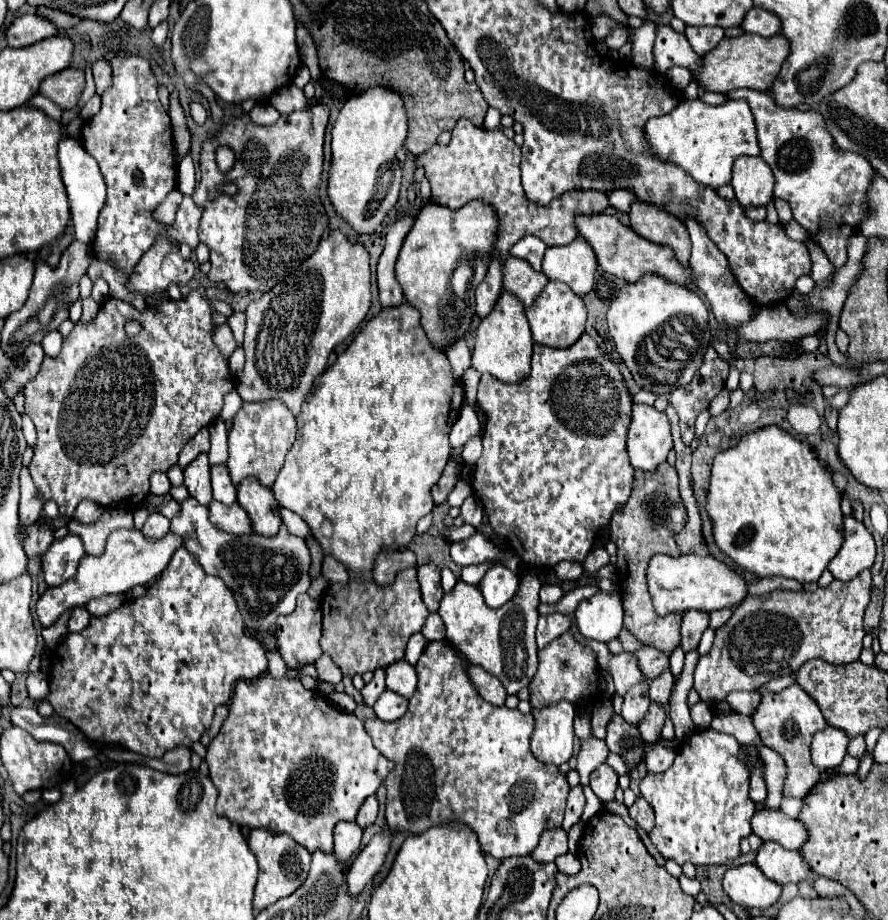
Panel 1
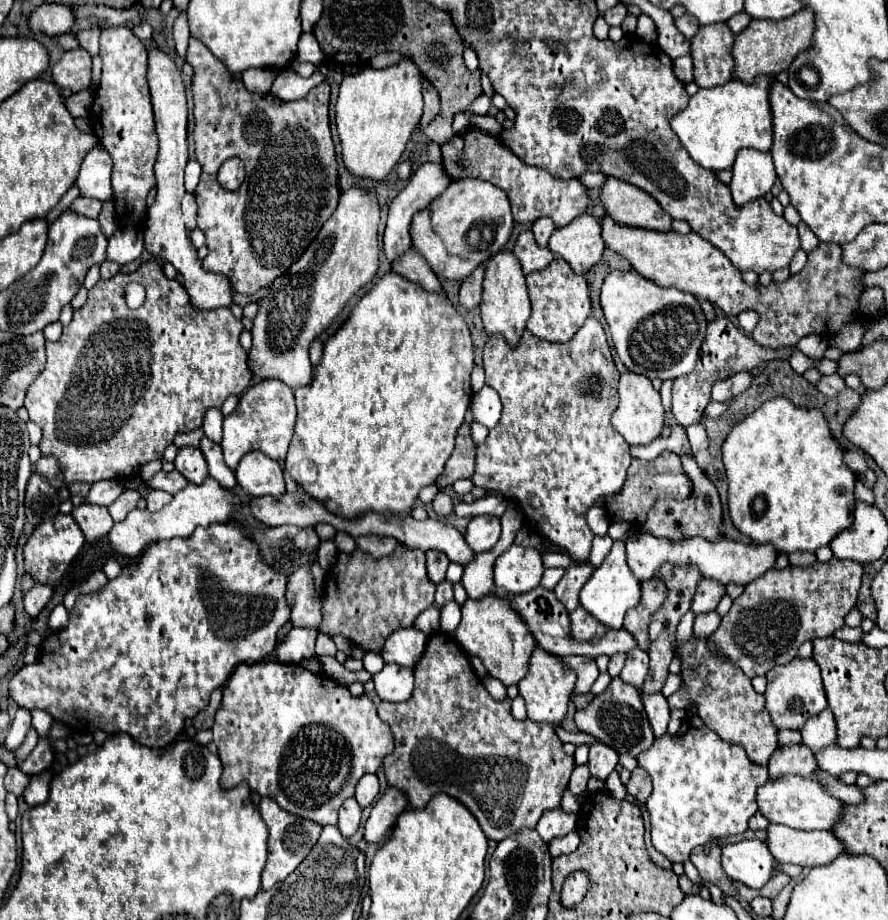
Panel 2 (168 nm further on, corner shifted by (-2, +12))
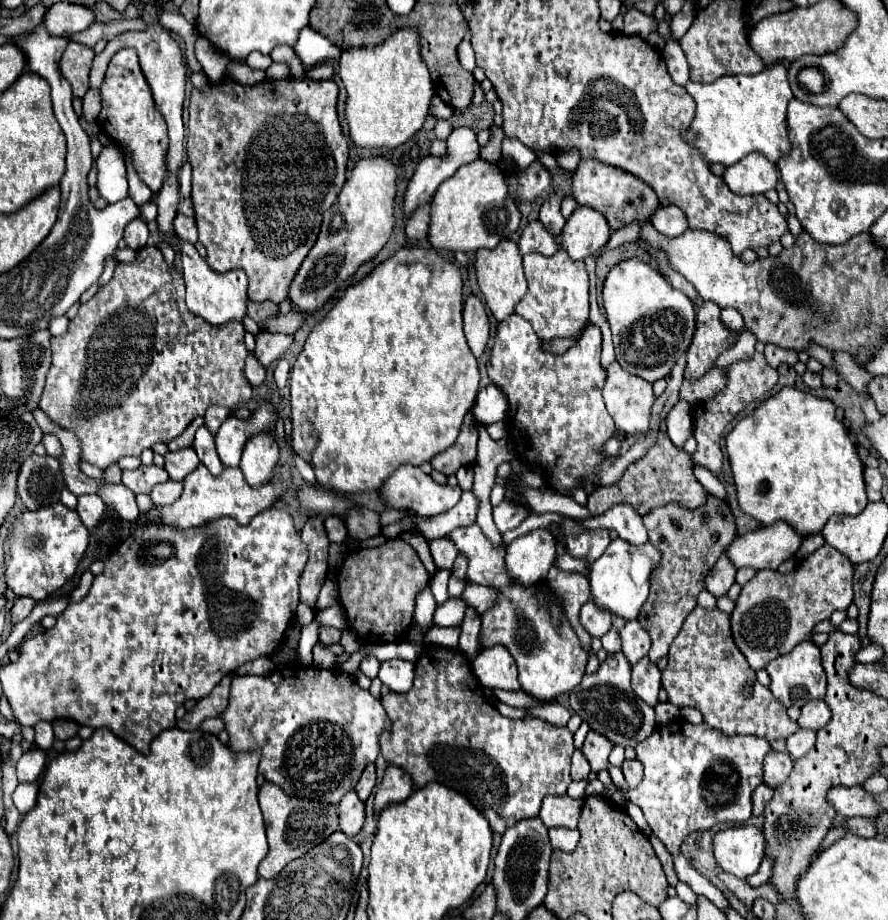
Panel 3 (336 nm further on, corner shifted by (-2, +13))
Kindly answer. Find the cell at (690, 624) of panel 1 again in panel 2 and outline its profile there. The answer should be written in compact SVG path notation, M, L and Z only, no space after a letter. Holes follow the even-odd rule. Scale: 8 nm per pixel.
M702 578L698 582L698 590L694 594L694 602L692 602L692 610L696 614L704 614L704 612L712 612L718 602L722 600L722 596L726 594L724 584L712 580L712 578Z

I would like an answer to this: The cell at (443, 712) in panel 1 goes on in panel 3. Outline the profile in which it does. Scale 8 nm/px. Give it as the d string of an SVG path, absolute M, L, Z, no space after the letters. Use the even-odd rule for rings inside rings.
M424 645L424 649L420 651L418 655L418 661L416 661L416 677L414 677L414 685L408 693L386 693L380 697L390 721L392 721L392 729L390 731L384 731L380 735L380 751L382 751L382 757L386 759L386 763L390 765L396 765L396 767L402 767L410 777L412 777L412 783L416 787L424 787L428 783L440 783L440 785L446 785L458 793L462 793L490 823L490 829L494 833L504 833L508 827L512 827L514 823L518 823L520 819L528 819L528 817L536 817L538 811L540 811L540 805L542 805L542 799L546 795L566 795L566 789L570 785L570 757L574 753L574 743L572 743L572 733L566 729L566 727L556 727L552 725L550 721L544 721L540 717L526 717L526 719L510 719L510 717L504 717L498 713L498 709L484 697L484 691L480 687L480 683L476 681L474 673L472 673L472 667L470 667L470 661L464 657L462 651L458 649L444 649L440 645Z

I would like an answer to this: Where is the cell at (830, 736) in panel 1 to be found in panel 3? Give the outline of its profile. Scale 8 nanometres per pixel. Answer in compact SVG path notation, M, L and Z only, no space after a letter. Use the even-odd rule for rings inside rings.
M808 701L808 705L802 707L802 715L798 719L800 729L812 729L820 731L830 721L830 709L824 701Z

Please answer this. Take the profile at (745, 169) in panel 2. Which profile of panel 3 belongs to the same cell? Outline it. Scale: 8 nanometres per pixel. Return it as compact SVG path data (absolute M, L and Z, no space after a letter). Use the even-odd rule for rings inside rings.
M750 153L740 163L726 167L724 183L736 195L758 195L776 187L778 169L762 153Z

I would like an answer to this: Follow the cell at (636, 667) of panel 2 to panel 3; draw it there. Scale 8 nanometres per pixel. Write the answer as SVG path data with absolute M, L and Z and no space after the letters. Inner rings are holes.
M628 621L620 631L620 637L622 637L622 653L628 657L630 665L636 665L640 657L648 655L650 637L648 633L644 633L638 621Z

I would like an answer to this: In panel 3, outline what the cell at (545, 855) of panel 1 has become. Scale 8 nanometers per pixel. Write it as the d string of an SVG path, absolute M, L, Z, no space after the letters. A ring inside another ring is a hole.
M548 795L542 803L540 809L540 819L546 827L568 827L576 829L580 809L582 809L582 799L572 799L568 795Z

